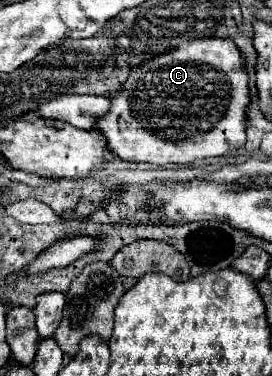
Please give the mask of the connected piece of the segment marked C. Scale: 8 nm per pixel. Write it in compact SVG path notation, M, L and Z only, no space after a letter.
M199 38L183 42L179 48L131 68L119 94L111 94L111 110L97 122L97 130L101 130L107 138L111 152L123 160L189 164L209 156L223 156L245 146L249 102L249 74L237 44L229 38Z

